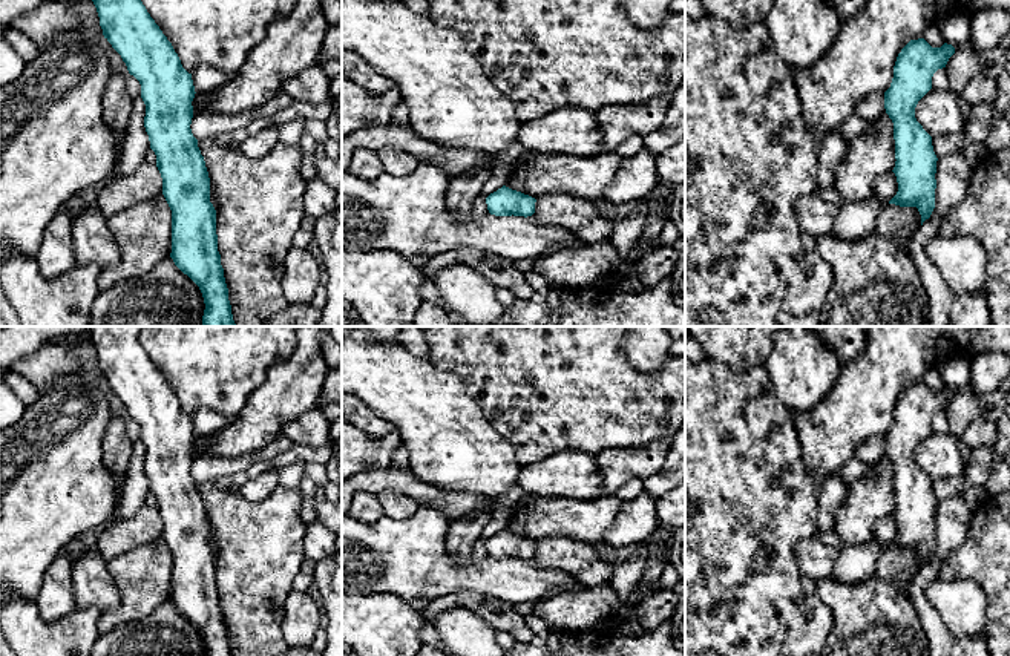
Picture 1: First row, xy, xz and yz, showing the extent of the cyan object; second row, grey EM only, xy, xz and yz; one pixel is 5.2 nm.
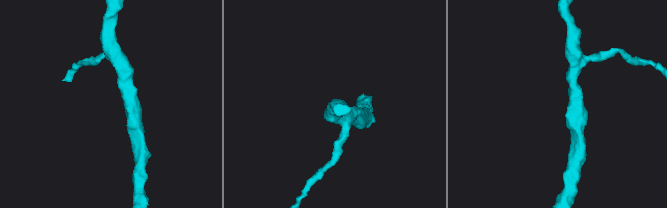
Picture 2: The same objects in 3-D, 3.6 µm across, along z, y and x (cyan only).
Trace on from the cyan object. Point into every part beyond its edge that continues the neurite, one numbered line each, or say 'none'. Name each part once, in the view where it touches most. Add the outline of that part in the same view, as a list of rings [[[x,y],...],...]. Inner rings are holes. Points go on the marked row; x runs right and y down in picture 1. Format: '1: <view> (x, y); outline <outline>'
none

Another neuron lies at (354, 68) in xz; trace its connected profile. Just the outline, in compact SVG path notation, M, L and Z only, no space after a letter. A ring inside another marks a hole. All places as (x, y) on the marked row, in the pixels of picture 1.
M342 51L342 74L377 95L397 86L394 80L382 75L372 64L349 51Z

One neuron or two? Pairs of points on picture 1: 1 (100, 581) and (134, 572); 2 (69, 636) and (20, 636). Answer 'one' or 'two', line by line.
1: two
2: one

